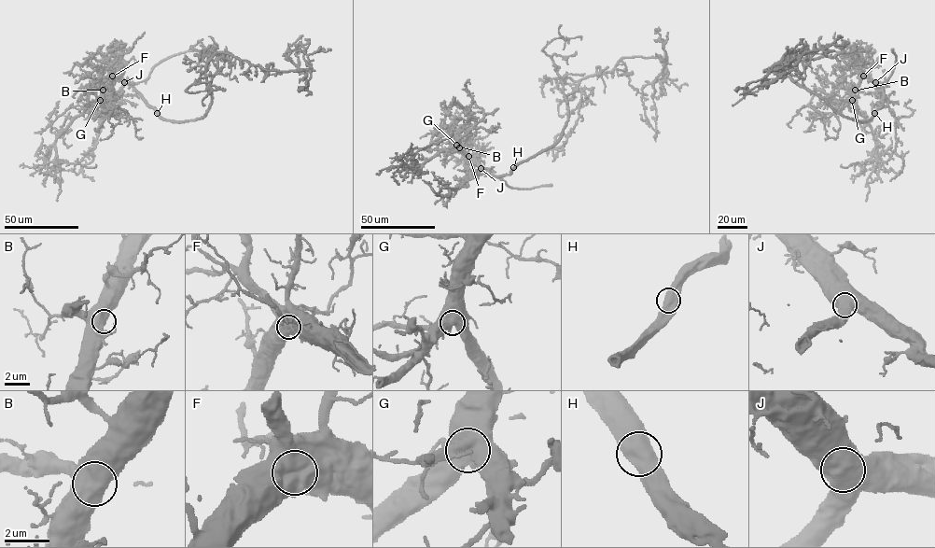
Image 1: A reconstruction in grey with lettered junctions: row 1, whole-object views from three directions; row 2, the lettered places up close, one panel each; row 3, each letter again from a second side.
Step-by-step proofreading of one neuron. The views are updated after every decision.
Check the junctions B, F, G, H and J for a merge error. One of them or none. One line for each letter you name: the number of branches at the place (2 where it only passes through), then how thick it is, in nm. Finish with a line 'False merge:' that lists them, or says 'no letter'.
False merge: no letter

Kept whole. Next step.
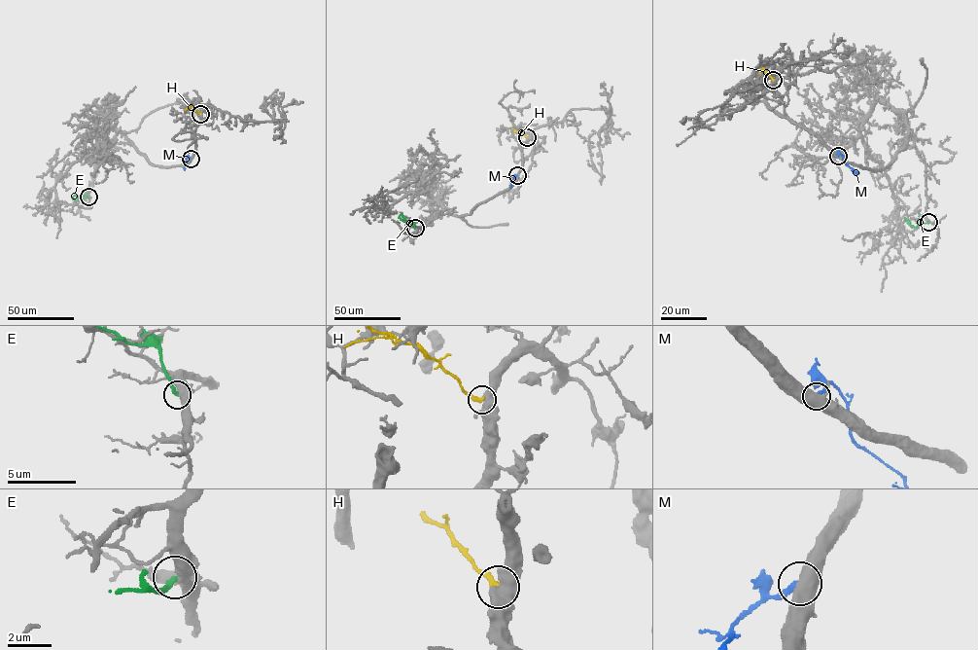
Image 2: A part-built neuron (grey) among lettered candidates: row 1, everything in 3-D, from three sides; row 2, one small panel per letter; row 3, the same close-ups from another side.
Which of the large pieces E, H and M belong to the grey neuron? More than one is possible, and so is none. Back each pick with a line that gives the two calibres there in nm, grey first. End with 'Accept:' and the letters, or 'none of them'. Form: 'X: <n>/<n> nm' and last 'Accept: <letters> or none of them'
Accept: none of them

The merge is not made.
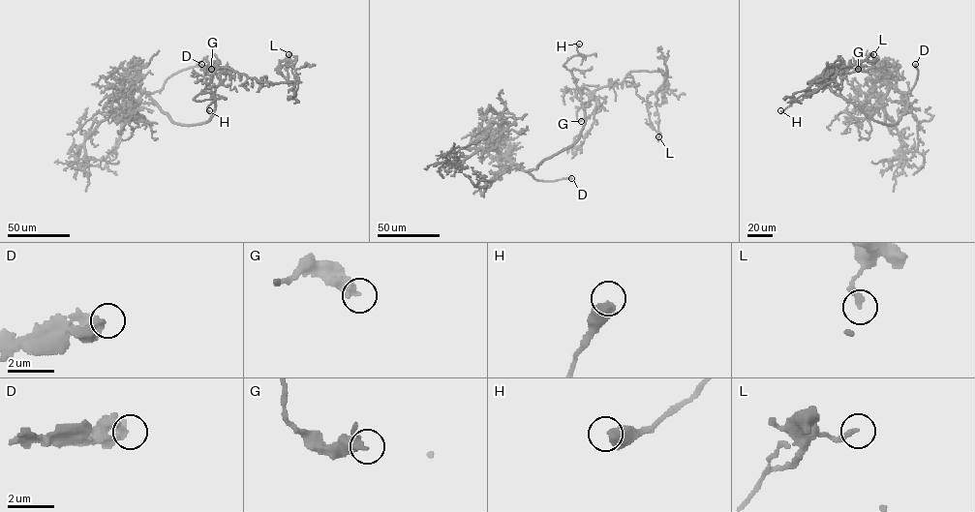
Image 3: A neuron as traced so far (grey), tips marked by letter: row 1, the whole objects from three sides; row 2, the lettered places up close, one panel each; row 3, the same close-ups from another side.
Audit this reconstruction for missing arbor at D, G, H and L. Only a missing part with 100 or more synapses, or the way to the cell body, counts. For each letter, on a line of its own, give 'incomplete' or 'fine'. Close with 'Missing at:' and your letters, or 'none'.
D: incomplete
G: fine
H: fine
L: fine
Missing at: D

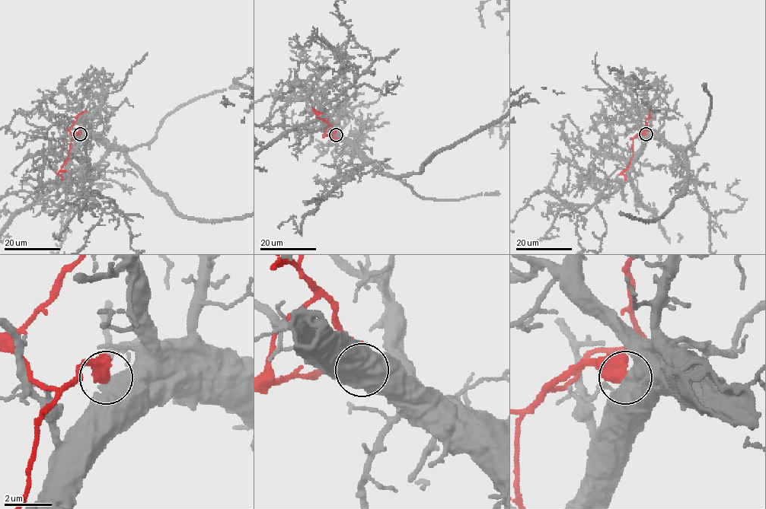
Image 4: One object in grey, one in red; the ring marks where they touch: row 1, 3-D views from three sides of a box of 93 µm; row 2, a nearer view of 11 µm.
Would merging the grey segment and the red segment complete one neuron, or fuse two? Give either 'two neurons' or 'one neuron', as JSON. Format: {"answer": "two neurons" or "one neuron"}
{"answer": "two neurons"}

